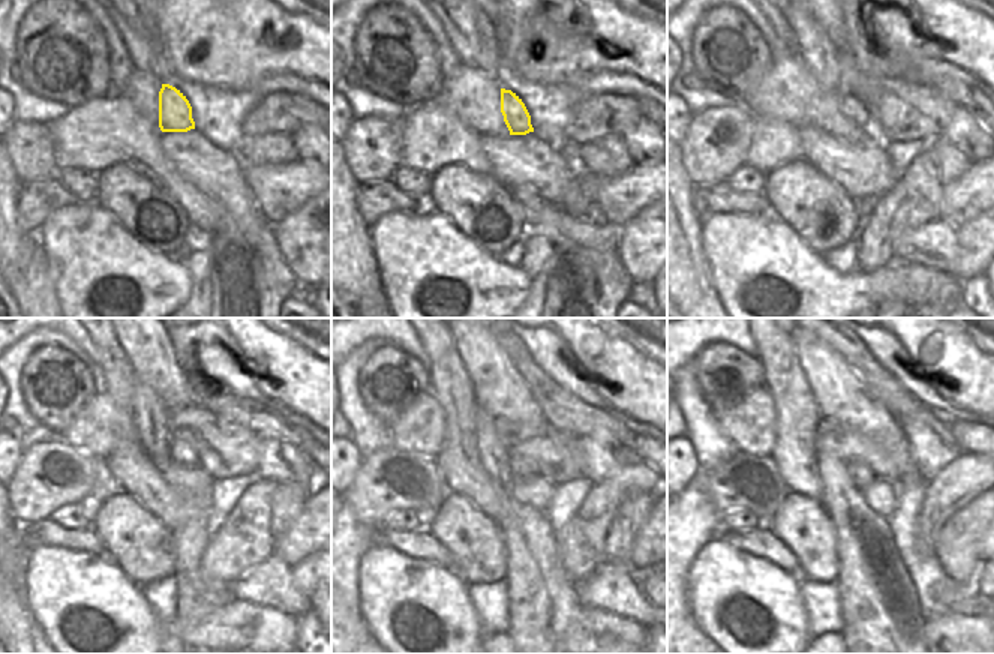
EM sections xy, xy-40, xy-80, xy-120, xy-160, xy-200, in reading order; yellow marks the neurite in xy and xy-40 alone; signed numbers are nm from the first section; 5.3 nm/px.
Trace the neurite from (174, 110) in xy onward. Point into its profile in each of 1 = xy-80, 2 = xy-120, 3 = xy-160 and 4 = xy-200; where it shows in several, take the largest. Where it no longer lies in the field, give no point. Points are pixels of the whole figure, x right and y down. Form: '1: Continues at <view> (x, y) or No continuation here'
1: Continues at xy-80 (852, 108)
2: Continues at xy-120 (182, 440)
3: Continues at xy-160 (522, 468)
4: Continues at xy-200 (861, 476)

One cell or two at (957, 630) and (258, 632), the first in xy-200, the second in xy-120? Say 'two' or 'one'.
one

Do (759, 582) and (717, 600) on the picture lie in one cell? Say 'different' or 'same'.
same

